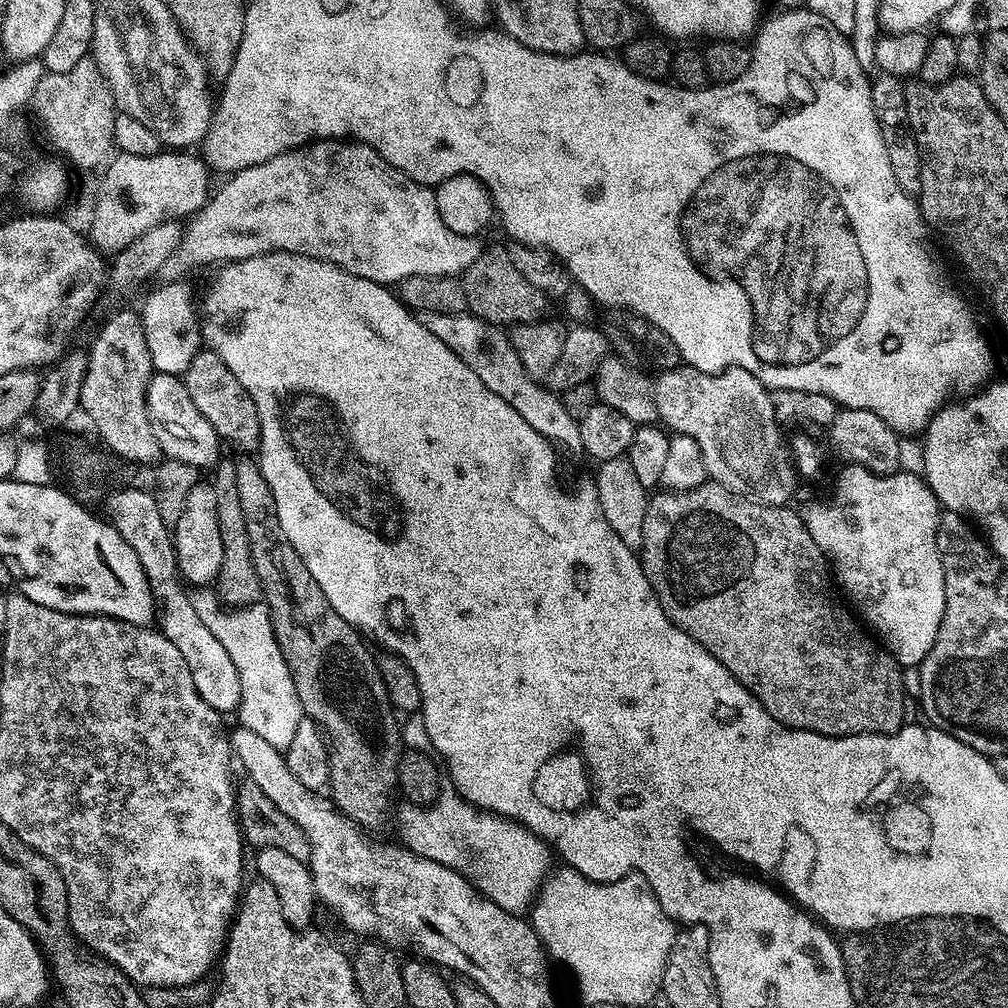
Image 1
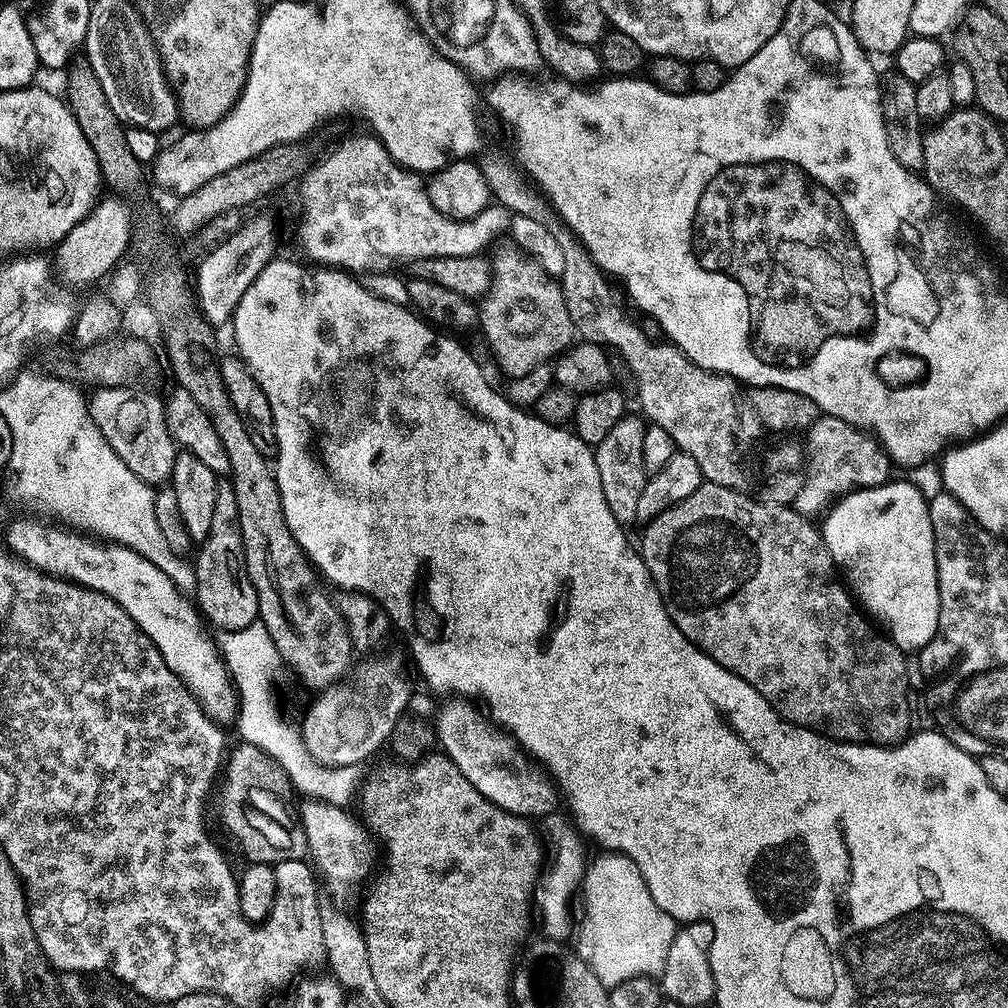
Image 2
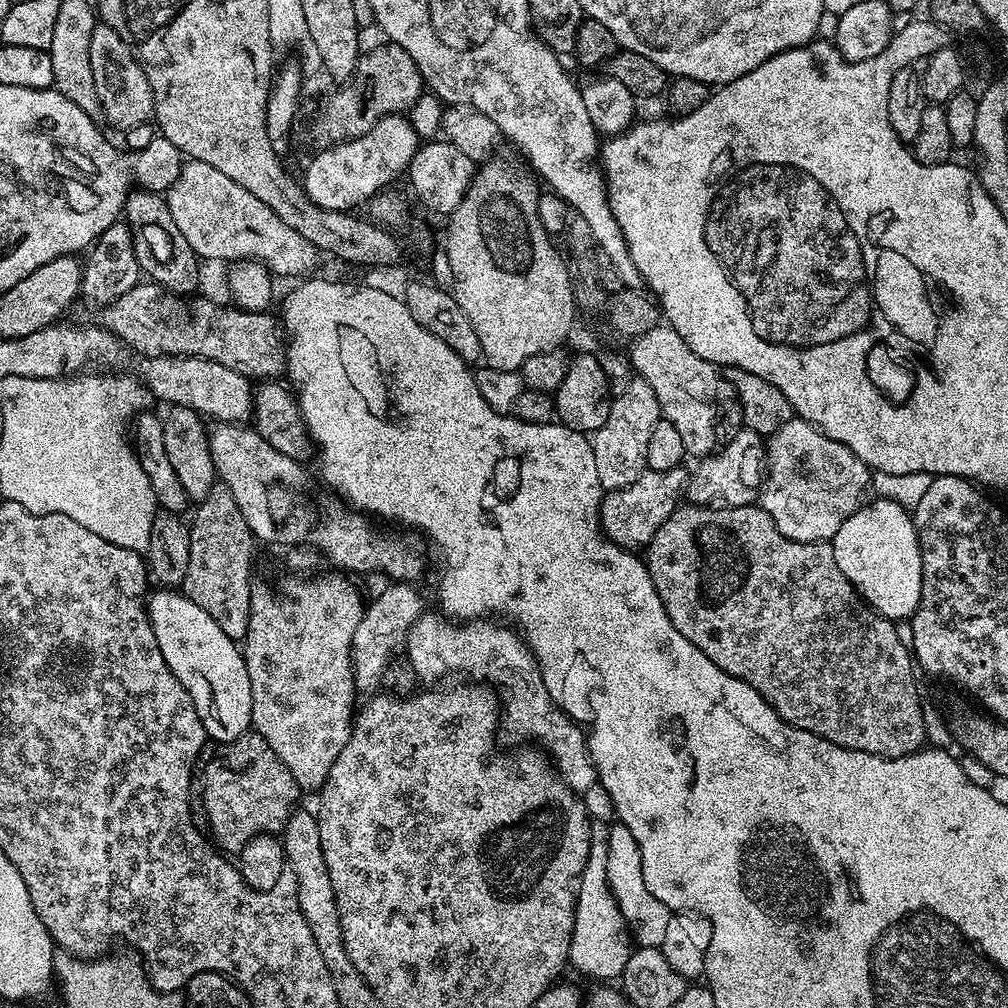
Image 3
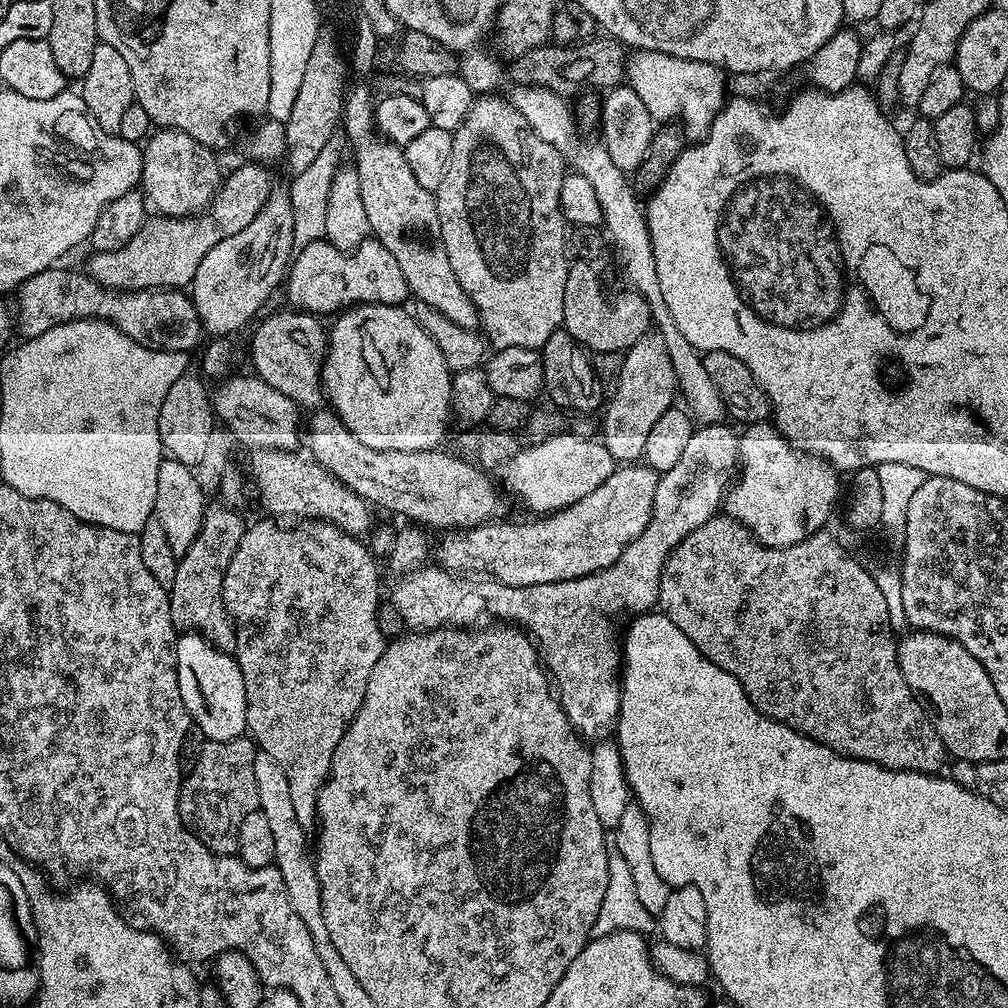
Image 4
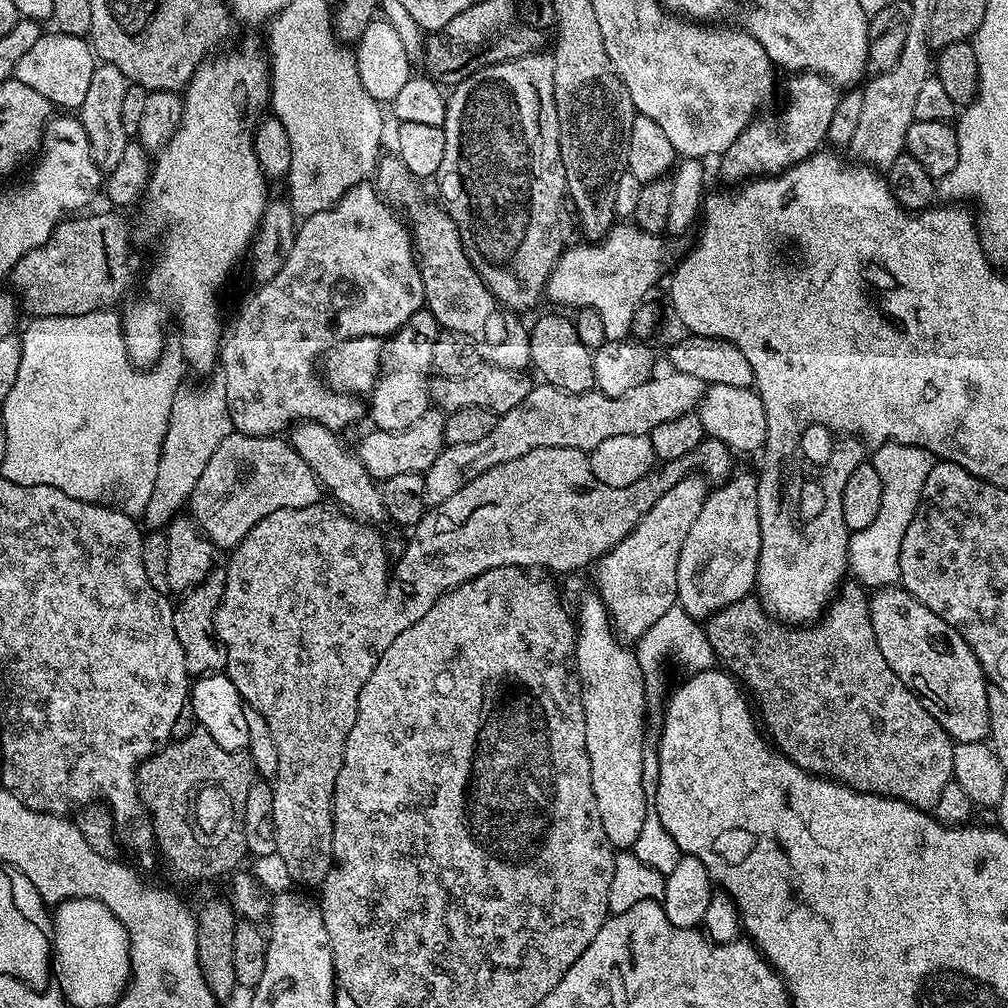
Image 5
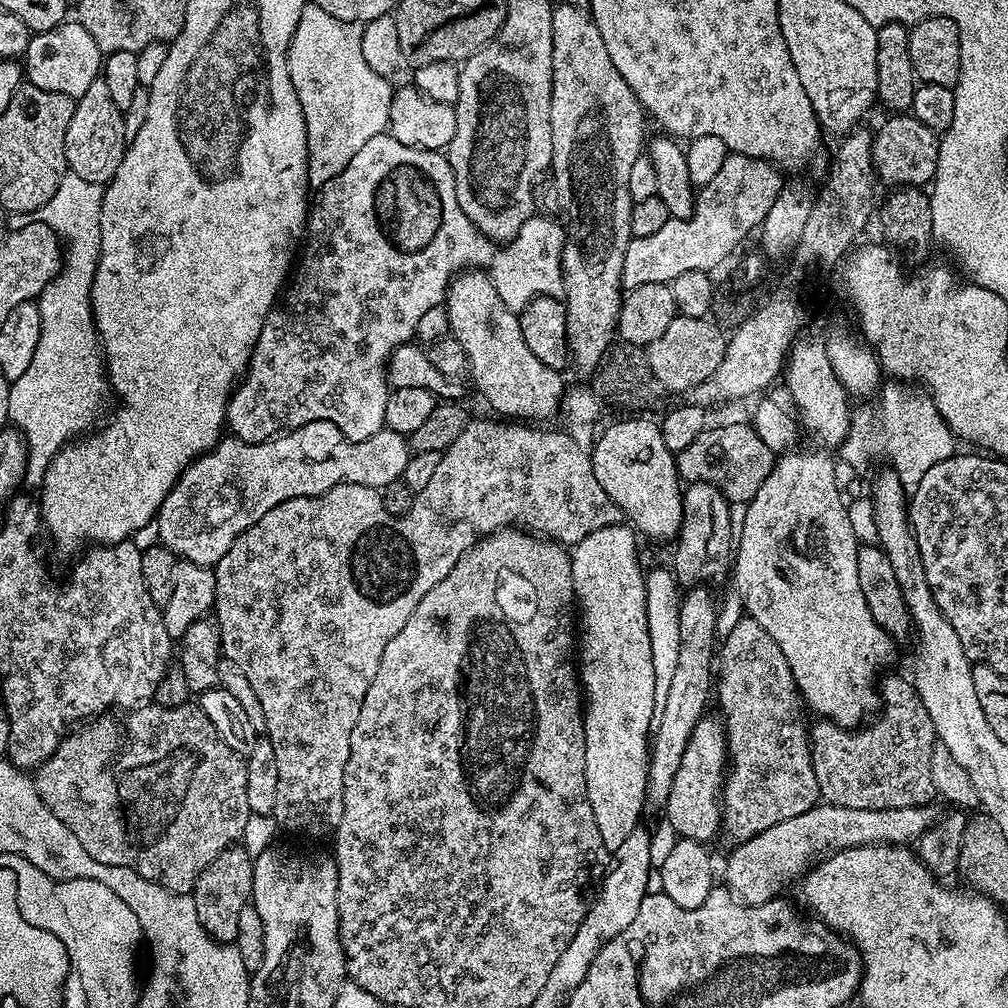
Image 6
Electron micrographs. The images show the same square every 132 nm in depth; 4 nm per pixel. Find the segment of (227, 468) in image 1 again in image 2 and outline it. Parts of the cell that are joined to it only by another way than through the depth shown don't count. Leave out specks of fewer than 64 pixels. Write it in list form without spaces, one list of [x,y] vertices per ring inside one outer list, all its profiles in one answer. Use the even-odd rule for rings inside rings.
[[[218,479],[211,527],[212,529],[199,545],[200,553],[198,553],[199,548],[195,553],[197,556],[196,560],[194,559],[196,569],[194,600],[203,619],[213,629],[220,632],[243,632],[258,619],[260,611],[258,594],[250,582],[244,561],[244,547],[238,522],[238,502],[234,498],[231,479]]]

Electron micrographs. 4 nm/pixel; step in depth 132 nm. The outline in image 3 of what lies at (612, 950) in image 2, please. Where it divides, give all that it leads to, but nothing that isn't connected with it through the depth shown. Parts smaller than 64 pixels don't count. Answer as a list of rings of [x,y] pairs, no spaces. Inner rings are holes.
[[[616,822],[610,827],[606,843],[608,856],[603,861],[603,875],[607,890],[616,899],[635,943],[641,948],[659,948],[662,938],[666,938],[666,922],[670,922],[673,913],[650,894],[646,878],[642,878],[642,854],[634,834],[630,834],[625,824]]]

